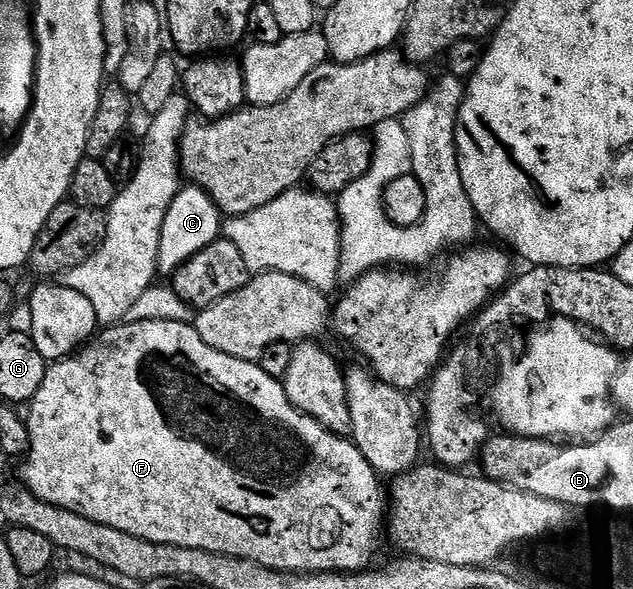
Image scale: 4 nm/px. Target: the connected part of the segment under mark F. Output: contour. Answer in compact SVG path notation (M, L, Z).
M130 321L118 323L105 328L96 334L84 347L77 350L72 357L63 361L54 361L46 368L43 387L34 395L31 402L31 419L29 427L29 451L27 456L20 462L20 484L31 491L43 501L55 507L63 507L67 511L75 511L75 515L83 515L95 523L103 523L107 527L115 527L115 531L123 531L127 535L135 535L144 541L170 545L171 547L185 547L187 549L202 549L208 553L222 553L224 557L238 557L244 561L254 561L256 565L262 565L268 569L277 569L281 573L360 573L370 568L369 560L377 549L377 540L383 537L383 530L387 525L387 493L381 490L382 478L367 463L367 459L360 453L356 445L349 437L340 437L331 431L327 431L315 419L303 415L287 399L287 391L280 380L271 378L260 369L257 361L244 361L235 359L231 355L223 355L223 351L215 351L215 347L207 347L199 335L196 324L171 323L170 321Z

